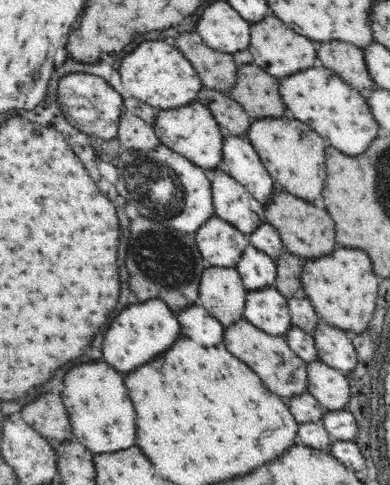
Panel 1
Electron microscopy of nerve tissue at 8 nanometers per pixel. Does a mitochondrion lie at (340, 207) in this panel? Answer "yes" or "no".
no

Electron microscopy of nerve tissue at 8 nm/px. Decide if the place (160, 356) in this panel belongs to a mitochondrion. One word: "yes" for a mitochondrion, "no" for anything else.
no

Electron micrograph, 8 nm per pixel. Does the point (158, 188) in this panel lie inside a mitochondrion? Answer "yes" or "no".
yes

